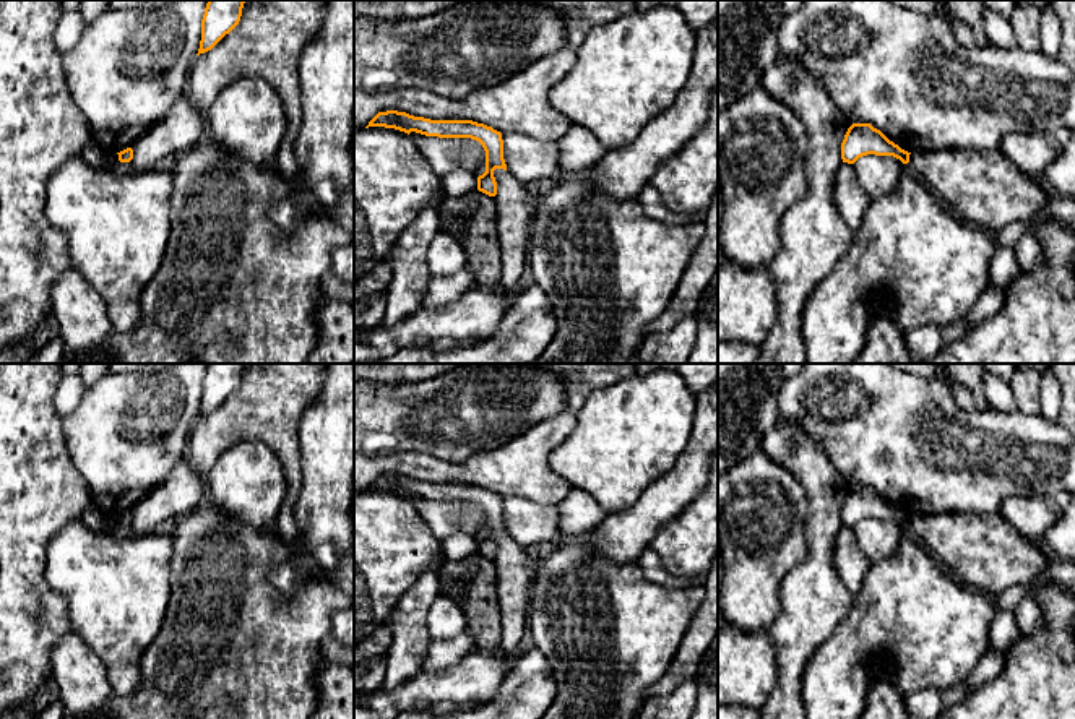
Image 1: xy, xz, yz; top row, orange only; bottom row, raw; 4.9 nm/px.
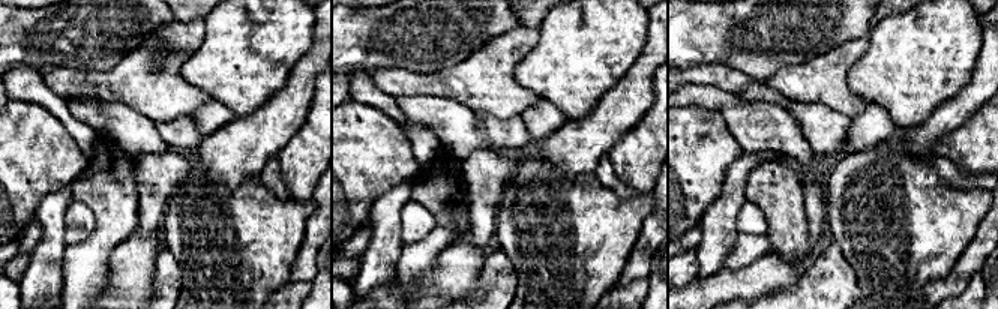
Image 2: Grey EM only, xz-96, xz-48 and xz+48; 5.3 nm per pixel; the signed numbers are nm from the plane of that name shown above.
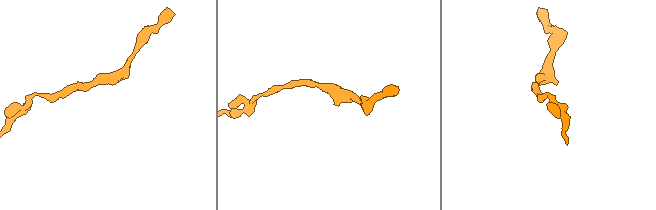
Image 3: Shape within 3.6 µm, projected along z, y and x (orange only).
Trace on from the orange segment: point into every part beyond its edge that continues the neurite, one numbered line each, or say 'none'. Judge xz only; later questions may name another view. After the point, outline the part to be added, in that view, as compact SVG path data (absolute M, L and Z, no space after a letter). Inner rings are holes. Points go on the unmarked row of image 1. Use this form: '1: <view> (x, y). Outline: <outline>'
none

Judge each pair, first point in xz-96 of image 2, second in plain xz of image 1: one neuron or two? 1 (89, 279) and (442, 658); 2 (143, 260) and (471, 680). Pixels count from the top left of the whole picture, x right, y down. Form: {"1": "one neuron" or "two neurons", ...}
{"1": "one neuron", "2": "one neuron"}

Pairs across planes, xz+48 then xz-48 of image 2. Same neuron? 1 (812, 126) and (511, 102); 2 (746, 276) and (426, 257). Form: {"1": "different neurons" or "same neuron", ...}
{"1": "different neurons", "2": "different neurons"}

